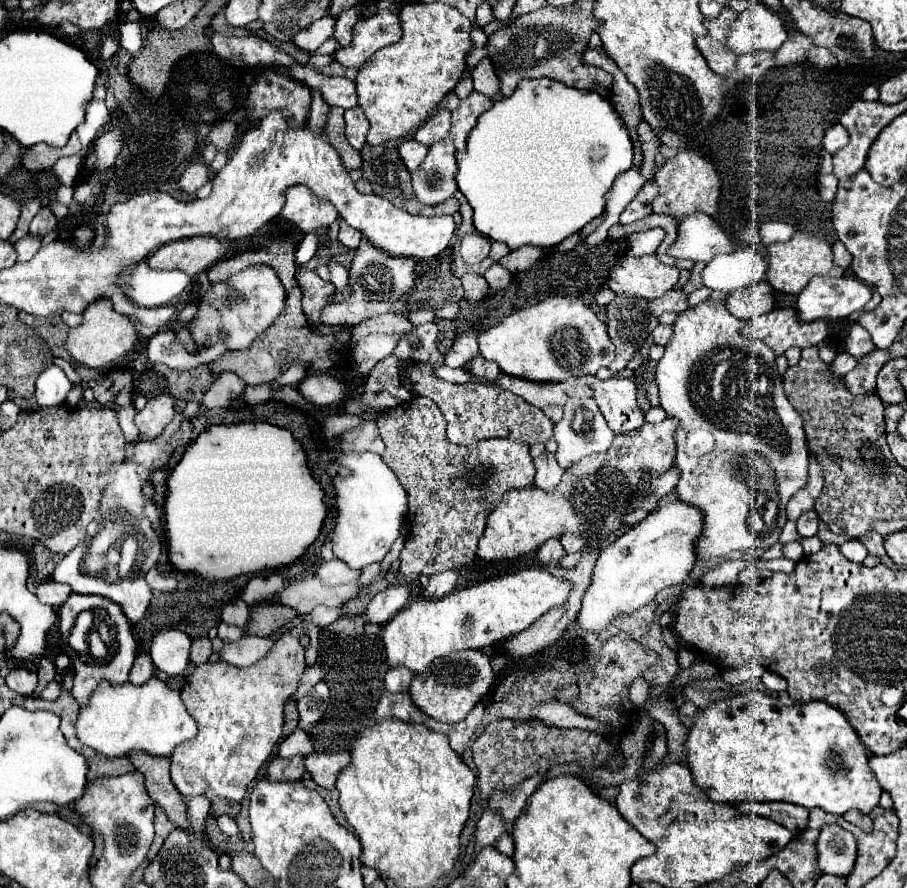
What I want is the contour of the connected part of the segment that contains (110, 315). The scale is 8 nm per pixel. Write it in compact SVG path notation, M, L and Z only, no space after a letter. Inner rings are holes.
M100 299L86 307L86 311L82 313L82 323L68 331L64 345L74 363L78 361L80 365L104 367L110 365L112 361L118 361L122 355L126 355L136 345L136 341L138 341L138 331L130 323L130 319L126 315L116 313L110 301Z

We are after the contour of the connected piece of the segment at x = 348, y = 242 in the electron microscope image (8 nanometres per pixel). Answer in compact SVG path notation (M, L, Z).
M344 221L340 223L340 233L338 233L338 241L342 243L342 245L346 245L346 247L350 247L350 249L356 249L358 247L358 243L360 243L360 231L356 231L354 227L350 227L350 225L346 225Z

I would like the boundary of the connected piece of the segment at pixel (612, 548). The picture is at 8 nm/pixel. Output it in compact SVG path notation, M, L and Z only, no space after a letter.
M682 501L662 505L640 523L632 525L632 529L602 549L592 573L592 585L576 617L578 625L586 631L604 631L620 613L648 605L660 589L682 583L694 567L700 533L702 511Z

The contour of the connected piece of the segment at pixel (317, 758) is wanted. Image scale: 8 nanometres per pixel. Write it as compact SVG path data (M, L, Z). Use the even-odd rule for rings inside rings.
M310 753L304 757L306 771L312 775L312 779L324 787L334 789L336 775L350 763L350 753Z

